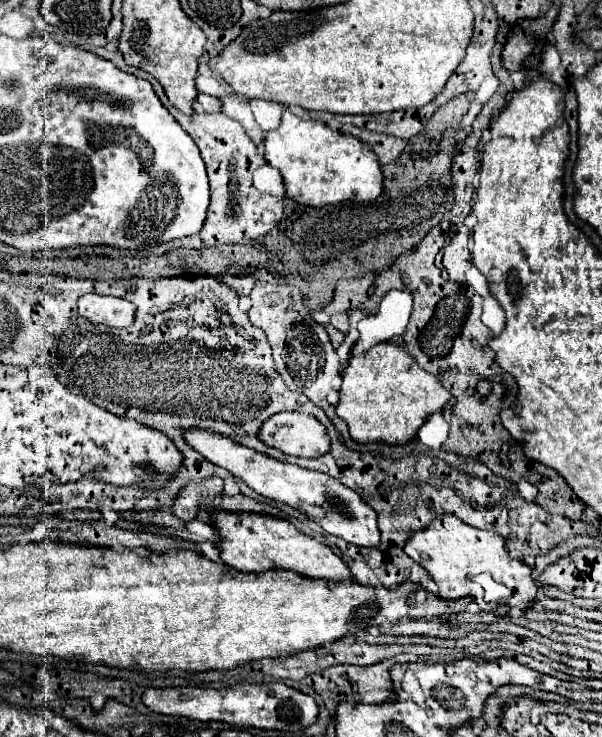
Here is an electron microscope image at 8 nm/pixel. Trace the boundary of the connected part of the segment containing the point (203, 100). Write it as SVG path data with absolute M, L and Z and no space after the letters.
M204 93L198 95L198 103L202 105L202 109L206 113L220 113L220 109L222 109L222 103L220 103L218 97L210 97L210 95L204 95Z

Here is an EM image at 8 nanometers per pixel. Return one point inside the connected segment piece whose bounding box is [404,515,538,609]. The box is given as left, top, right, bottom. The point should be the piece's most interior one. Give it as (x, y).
(451, 551)

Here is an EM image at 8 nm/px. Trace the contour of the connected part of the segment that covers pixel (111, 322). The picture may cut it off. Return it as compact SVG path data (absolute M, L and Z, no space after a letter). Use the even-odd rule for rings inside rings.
M82 295L78 299L78 313L96 323L108 327L130 327L134 323L136 305L118 299L118 297L102 297L102 295Z

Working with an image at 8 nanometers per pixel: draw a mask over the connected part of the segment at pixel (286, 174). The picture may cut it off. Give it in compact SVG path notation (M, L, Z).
M286 111L282 115L280 127L276 131L266 133L264 145L266 145L266 161L282 173L286 195L302 205L324 207L324 205L336 205L342 201L372 201L384 191L382 165L380 165L376 153L372 151L372 147L352 135L344 135L340 131L330 129L322 121L302 119L290 111Z

